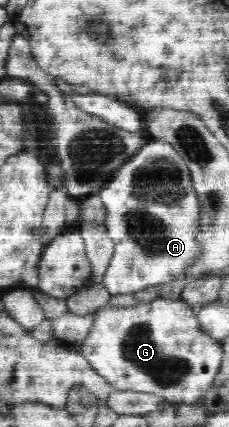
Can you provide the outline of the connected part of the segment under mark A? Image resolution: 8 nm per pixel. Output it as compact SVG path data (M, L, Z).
M150 141L131 155L115 172L112 181L98 193L106 206L107 231L114 240L115 252L102 284L113 296L137 294L149 287L166 288L174 279L187 279L195 270L192 265L205 254L204 227L201 227L202 206L193 186L188 164L167 141Z

